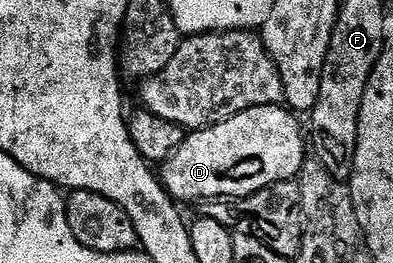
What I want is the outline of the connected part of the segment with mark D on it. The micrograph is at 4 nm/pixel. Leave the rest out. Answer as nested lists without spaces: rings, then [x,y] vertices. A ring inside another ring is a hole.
[[[282,104],[265,107],[249,107],[229,119],[207,129],[188,132],[174,153],[162,162],[161,180],[167,194],[176,203],[199,201],[206,203],[216,199],[238,199],[261,191],[278,181],[298,178],[305,160],[305,129],[299,126],[300,118]]]

